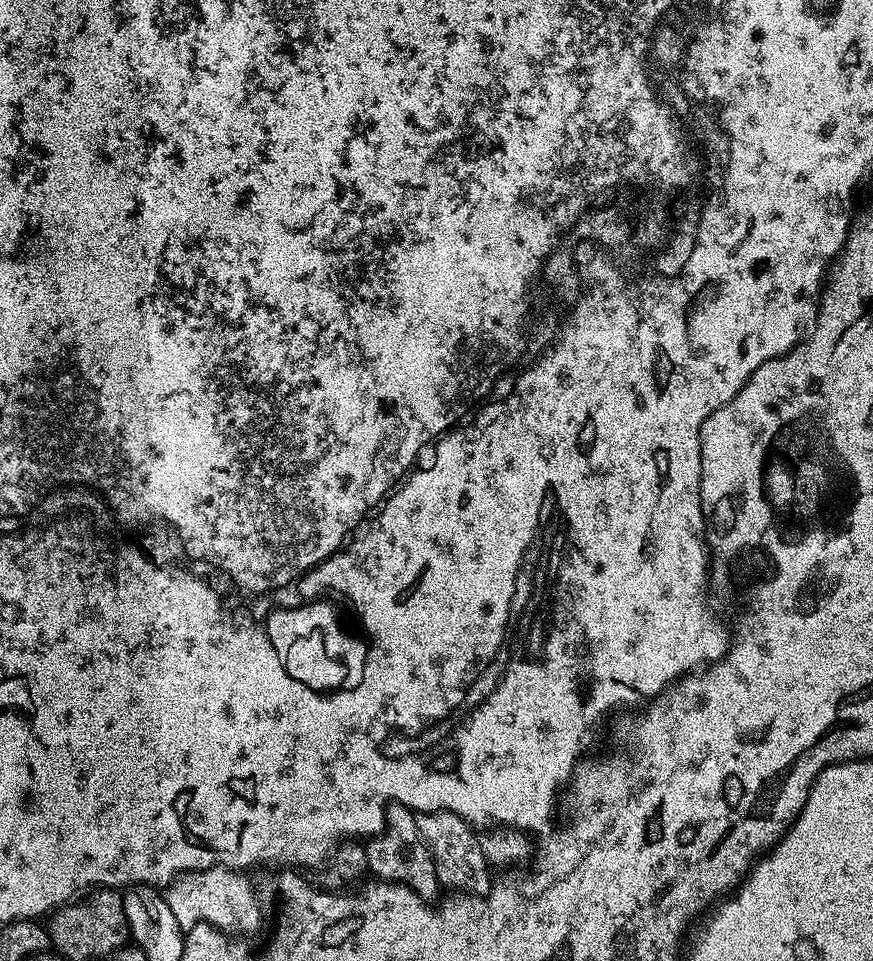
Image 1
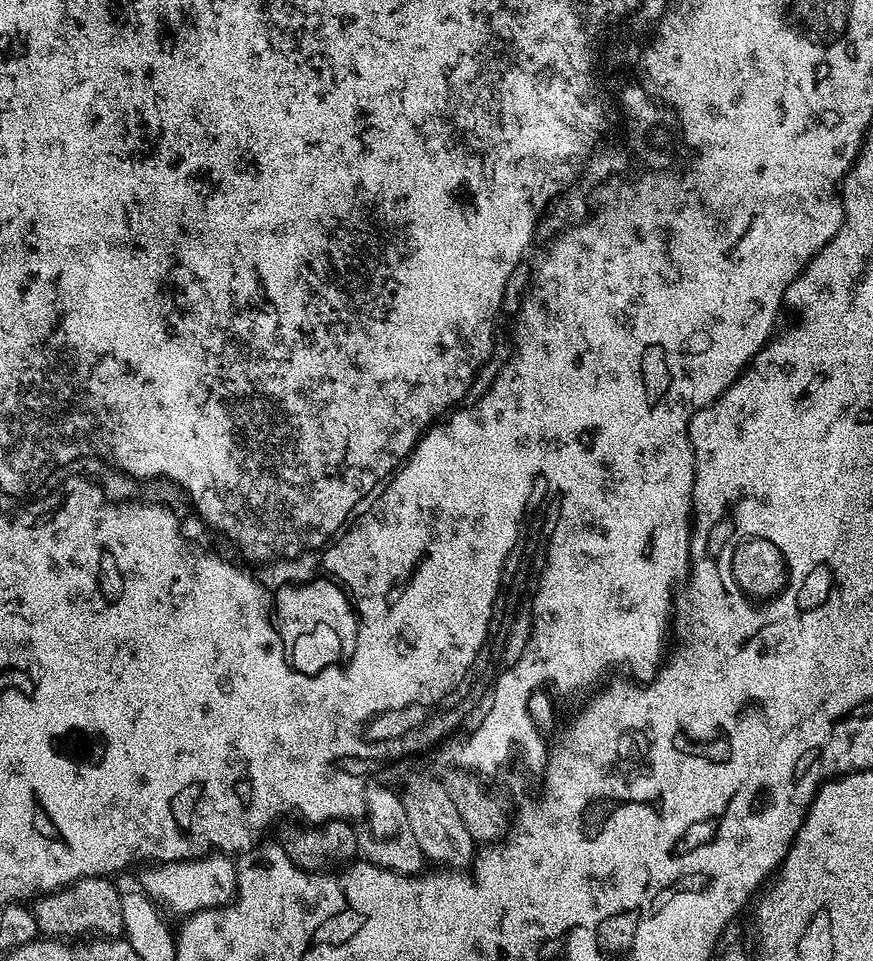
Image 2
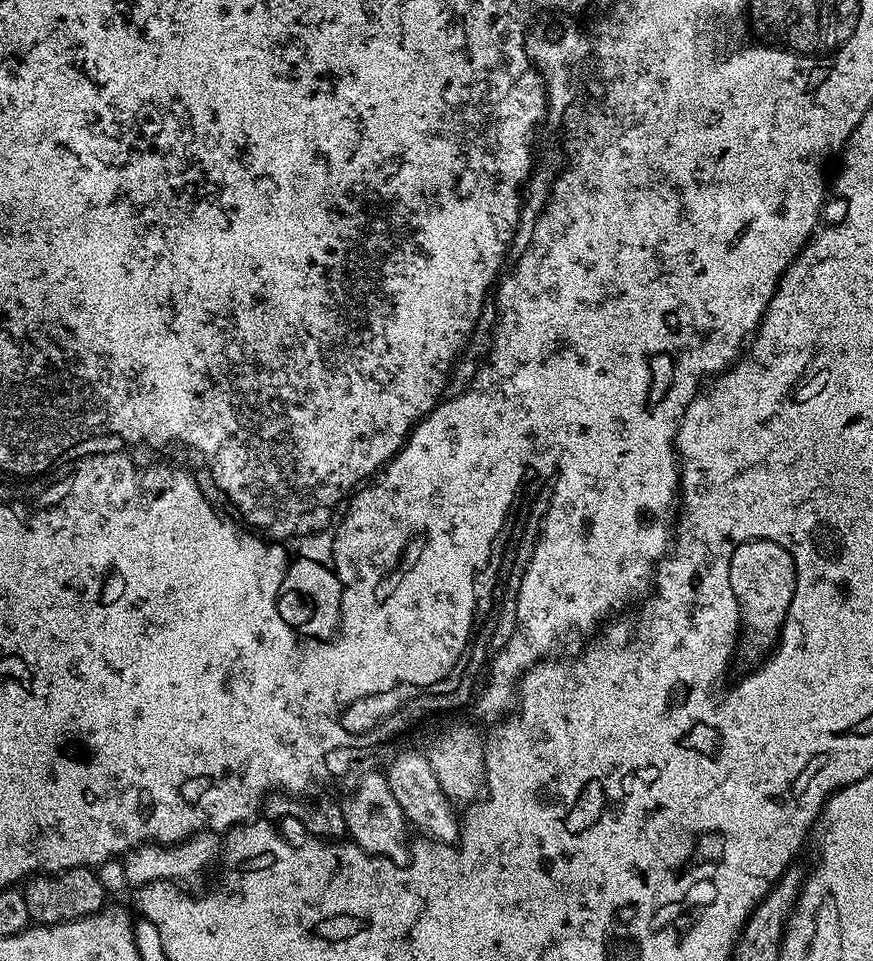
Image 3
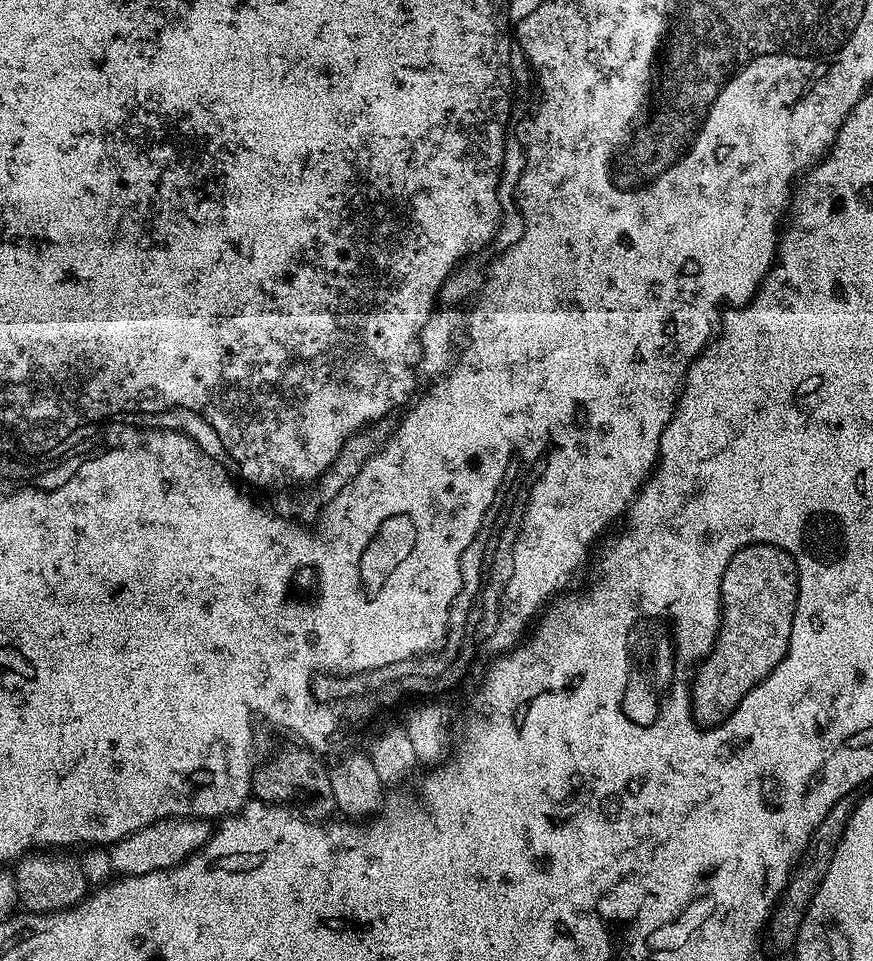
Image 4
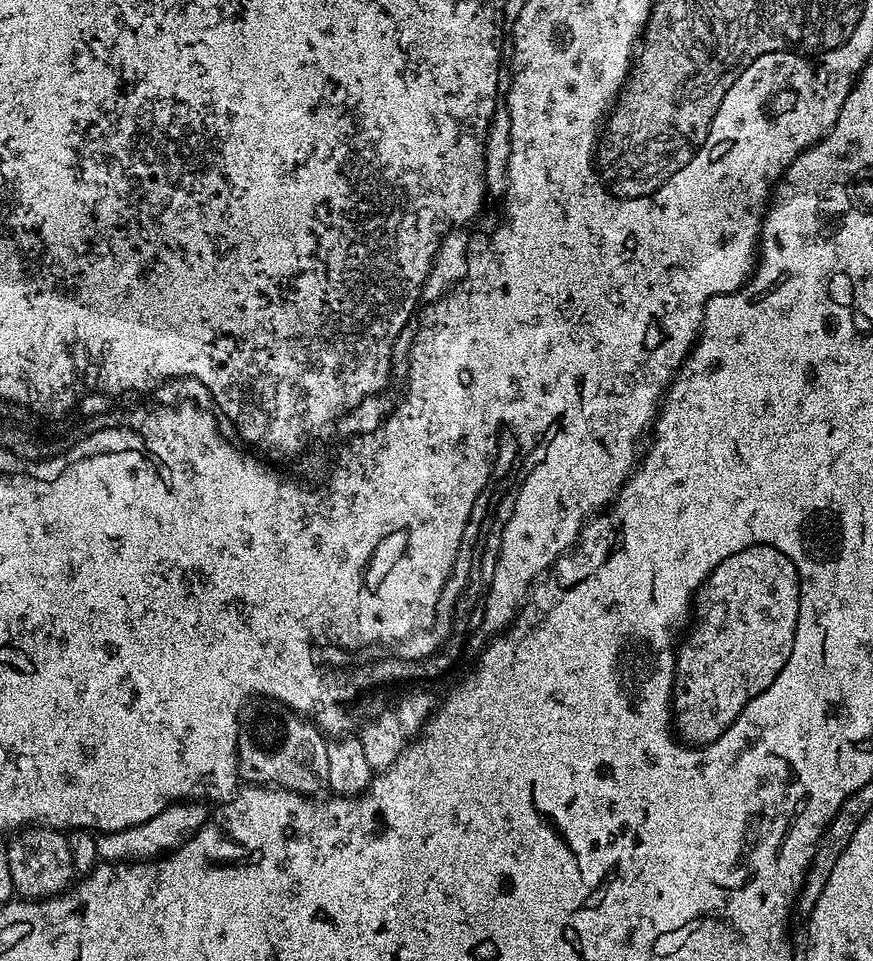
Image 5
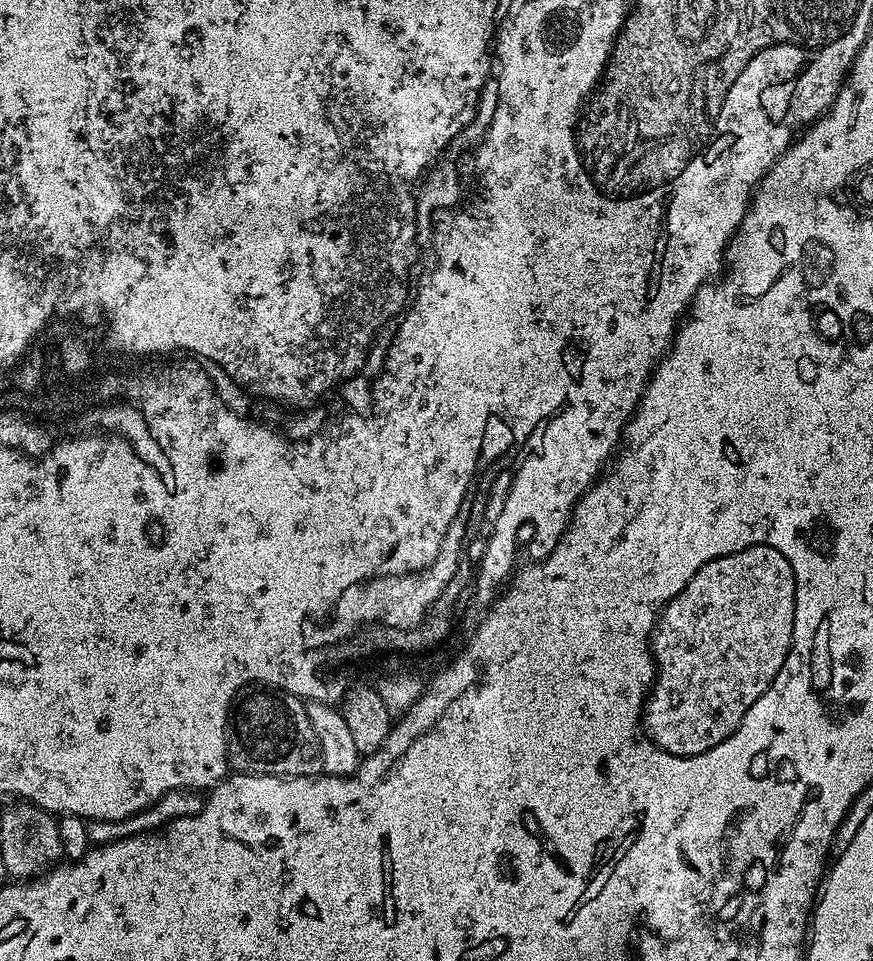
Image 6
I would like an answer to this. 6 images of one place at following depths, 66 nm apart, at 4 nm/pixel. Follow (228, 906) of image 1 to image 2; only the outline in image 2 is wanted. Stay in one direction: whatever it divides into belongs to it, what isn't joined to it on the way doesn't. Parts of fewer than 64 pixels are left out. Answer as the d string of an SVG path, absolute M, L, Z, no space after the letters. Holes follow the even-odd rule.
M215 851L206 856L198 856L195 860L175 860L169 864L156 864L145 868L148 869L141 874L139 887L152 900L181 912L181 917L184 918L207 908L223 908L225 904L232 902L236 894L235 861L222 852Z

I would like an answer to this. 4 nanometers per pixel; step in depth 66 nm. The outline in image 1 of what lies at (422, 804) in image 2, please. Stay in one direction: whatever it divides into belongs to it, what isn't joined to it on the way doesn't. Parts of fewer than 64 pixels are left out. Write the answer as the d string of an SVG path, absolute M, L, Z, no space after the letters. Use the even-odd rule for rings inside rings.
M422 812L417 815L416 821L424 845L428 847L432 860L436 863L441 885L456 894L487 896L493 886L494 875L492 876L493 869L486 854L482 854L477 829L453 812Z

